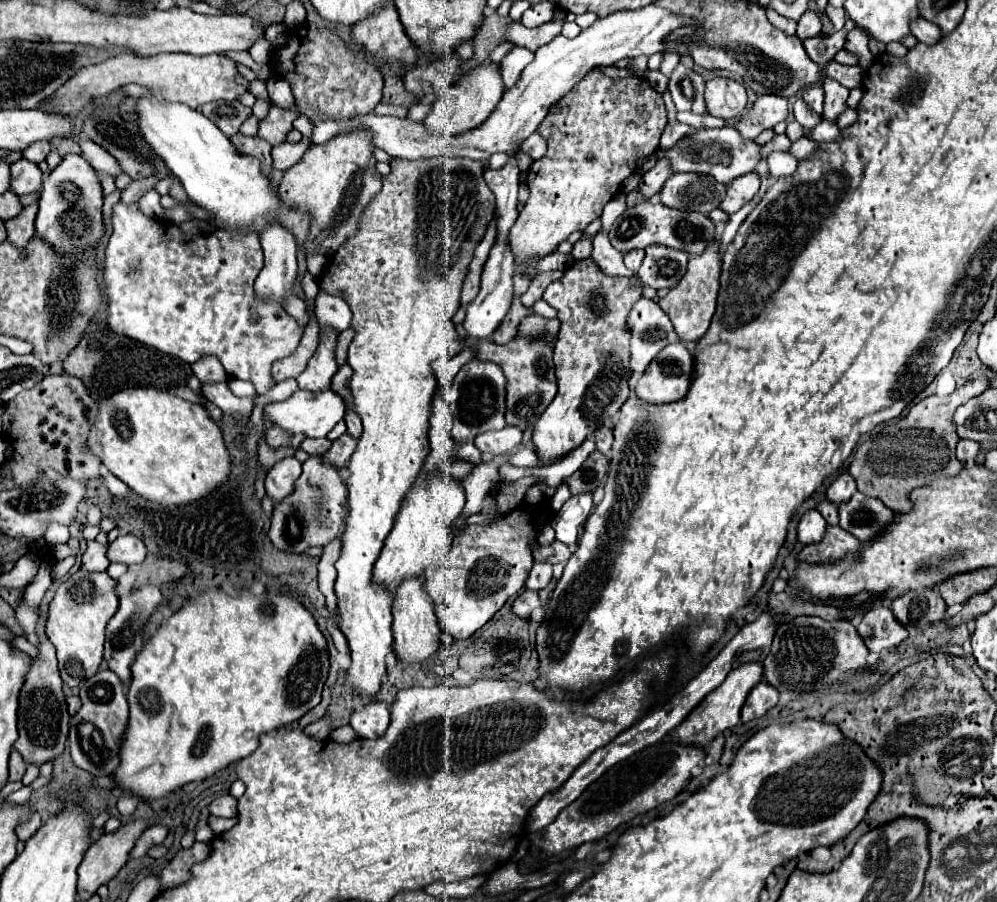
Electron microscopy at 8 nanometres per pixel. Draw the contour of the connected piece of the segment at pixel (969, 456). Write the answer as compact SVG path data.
M959 440L959 444L957 444L957 458L963 462L963 464L969 464L969 462L975 462L975 458L979 456L979 452L981 452L981 448L979 448L979 444L977 442L973 442L973 440Z

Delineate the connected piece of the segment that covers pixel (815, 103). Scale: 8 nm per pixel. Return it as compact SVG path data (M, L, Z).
M811 86L809 90L803 90L803 98L805 98L805 102L807 102L817 114L823 112L825 94L823 94L823 88L821 88L821 86Z

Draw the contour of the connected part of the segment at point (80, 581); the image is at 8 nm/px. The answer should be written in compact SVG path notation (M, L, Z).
M79 570L57 588L55 598L49 604L47 638L57 650L59 672L63 680L71 678L73 682L81 682L97 674L99 664L103 660L105 628L107 628L107 622L117 612L115 584L117 582L107 572L91 574L91 572Z

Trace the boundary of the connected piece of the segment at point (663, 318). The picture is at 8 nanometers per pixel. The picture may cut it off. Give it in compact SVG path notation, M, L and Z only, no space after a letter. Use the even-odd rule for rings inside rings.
M641 298L629 314L629 328L633 330L631 342L631 370L643 372L647 364L669 344L681 342L673 330L669 316L661 306L649 298ZM631 314L635 314L631 322Z

